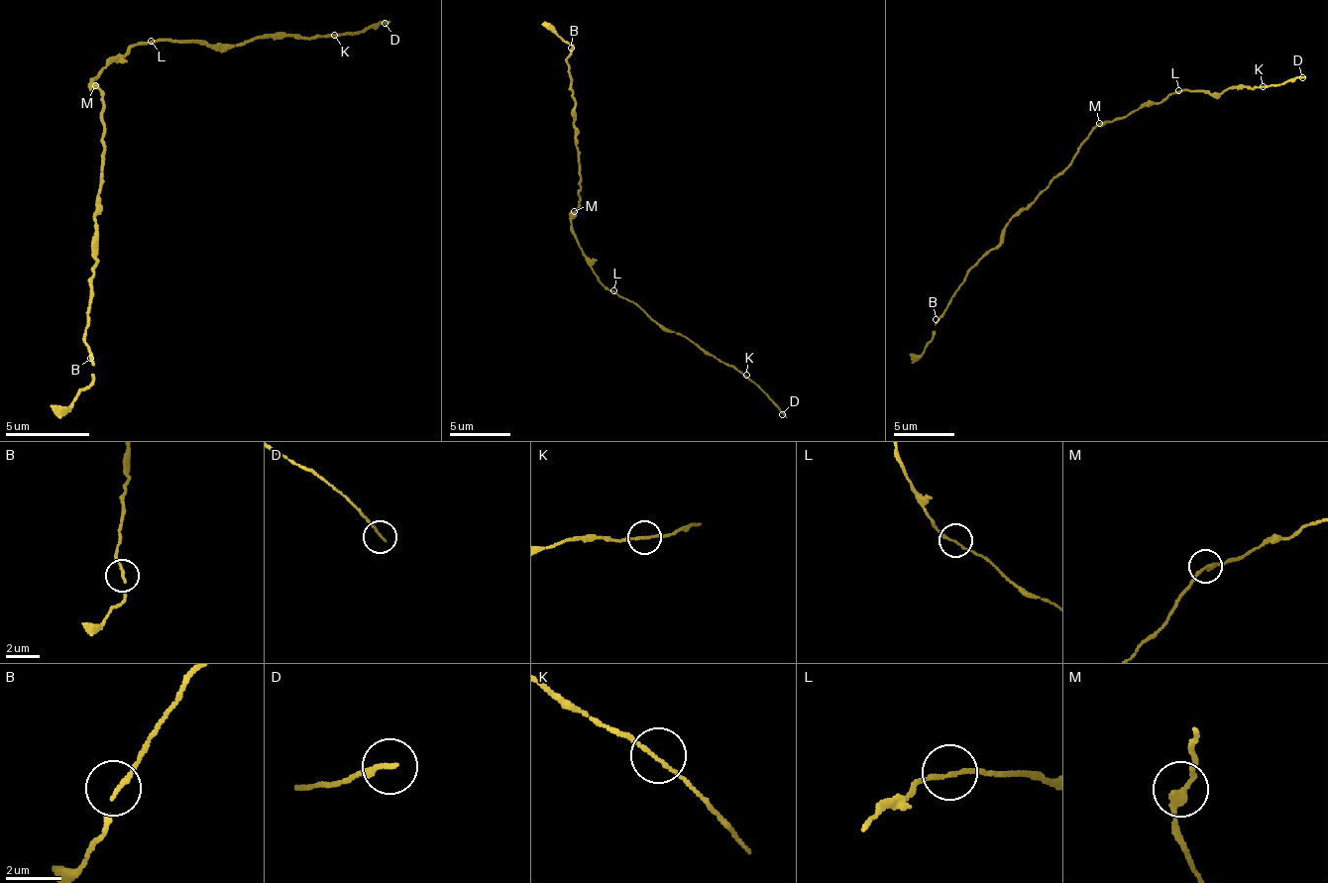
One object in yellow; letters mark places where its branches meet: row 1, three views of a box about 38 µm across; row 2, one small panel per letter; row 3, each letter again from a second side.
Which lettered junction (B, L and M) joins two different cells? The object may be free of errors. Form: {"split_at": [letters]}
{"split_at": []}

